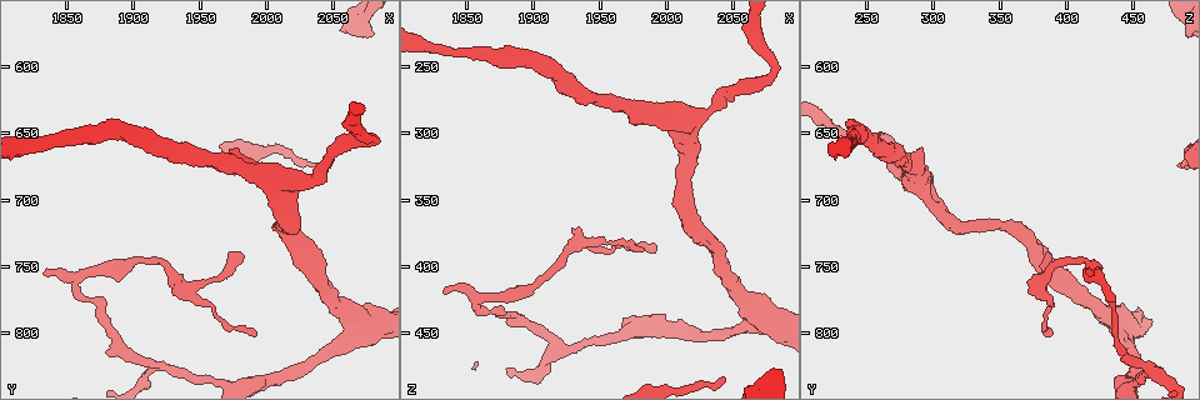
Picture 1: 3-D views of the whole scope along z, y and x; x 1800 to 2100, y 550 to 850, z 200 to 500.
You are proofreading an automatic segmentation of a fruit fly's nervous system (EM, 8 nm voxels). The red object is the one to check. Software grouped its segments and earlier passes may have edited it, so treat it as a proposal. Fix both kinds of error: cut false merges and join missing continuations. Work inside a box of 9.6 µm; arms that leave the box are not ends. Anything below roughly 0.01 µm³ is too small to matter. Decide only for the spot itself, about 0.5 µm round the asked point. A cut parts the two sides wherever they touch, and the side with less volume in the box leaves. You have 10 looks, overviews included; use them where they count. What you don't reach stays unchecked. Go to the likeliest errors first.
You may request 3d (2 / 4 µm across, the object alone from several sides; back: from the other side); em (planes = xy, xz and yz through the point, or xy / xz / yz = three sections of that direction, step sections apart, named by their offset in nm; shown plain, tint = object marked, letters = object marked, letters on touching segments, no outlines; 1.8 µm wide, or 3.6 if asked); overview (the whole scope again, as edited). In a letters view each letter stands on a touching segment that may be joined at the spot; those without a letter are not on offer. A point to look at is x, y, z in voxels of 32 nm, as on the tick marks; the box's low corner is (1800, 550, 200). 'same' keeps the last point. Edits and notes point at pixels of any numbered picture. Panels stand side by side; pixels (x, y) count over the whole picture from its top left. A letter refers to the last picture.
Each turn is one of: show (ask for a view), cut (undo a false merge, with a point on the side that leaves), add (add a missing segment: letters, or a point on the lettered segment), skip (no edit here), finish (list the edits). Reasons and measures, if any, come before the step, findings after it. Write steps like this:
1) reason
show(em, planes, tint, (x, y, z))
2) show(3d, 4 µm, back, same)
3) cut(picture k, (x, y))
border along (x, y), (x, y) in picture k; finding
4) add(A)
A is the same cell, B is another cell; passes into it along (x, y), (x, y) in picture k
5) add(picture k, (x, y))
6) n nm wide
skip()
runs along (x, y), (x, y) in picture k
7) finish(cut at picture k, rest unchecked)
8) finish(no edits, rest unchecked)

end of a long branch
show(3d, 2 µm, (2044, 676, 484))

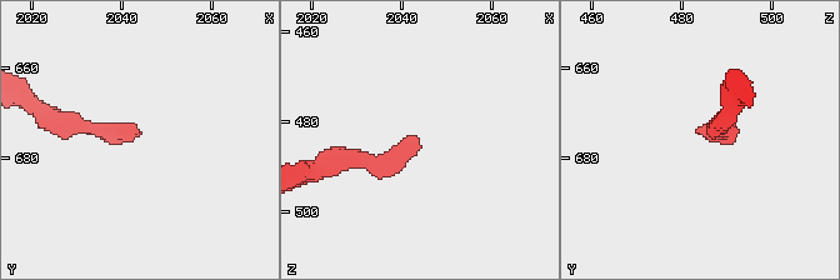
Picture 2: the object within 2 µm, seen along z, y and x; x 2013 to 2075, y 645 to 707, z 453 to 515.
show(em, planes, letters, (2042, 673, 483))

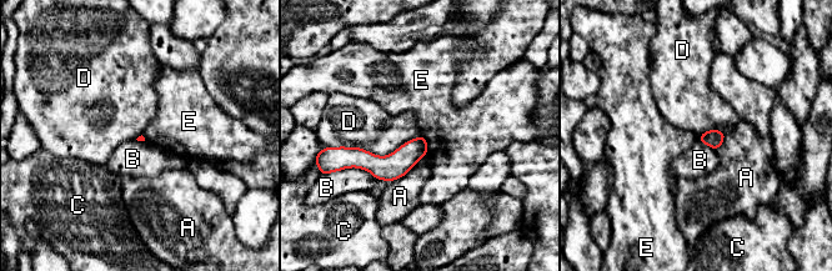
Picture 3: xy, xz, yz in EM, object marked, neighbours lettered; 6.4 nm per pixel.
skip()
A, B, C, D and E are other cells; border along (422, 135), (387, 155), (334, 147) in picture 3; no lettered segment goes on from it

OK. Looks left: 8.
thin neck
show(3d, 2 µm, (1942, 768, 380))

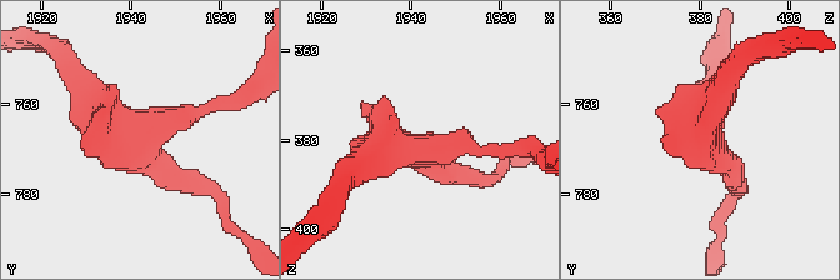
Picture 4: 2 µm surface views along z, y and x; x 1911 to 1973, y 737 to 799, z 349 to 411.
3 arms
show(em, planes, letters, (1941, 766, 383))

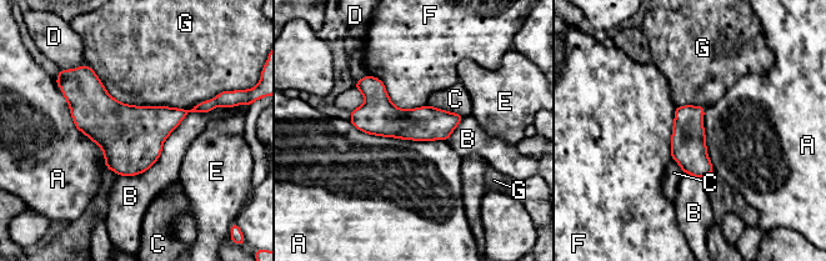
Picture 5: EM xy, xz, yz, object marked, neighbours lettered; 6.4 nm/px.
skip()
A, B, C, D, E, F and G are other cells; runs along (360, 84), (396, 120), (457, 118) in picture 5; continuous, no second cell

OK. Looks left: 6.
sudden change in width
show(em, planes, letters, (1982, 676, 284))

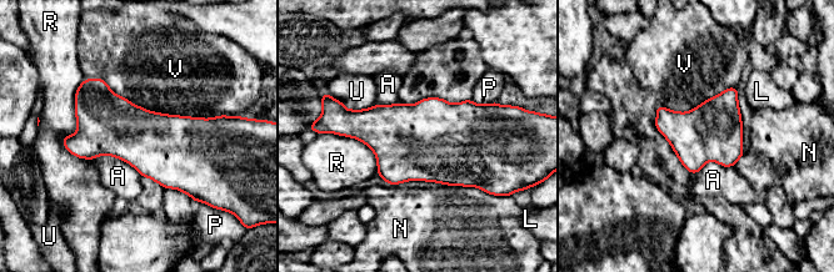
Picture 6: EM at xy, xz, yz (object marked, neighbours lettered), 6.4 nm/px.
skip()
A, L, N, P, R, U and V are other cells; one cell here

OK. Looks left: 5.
abrupt turn
show(3d, 2 µm, (2078, 652, 254))

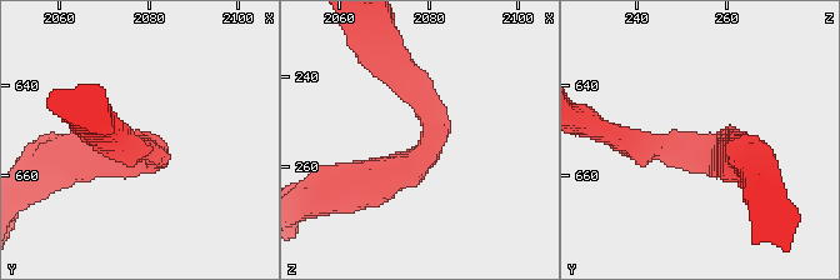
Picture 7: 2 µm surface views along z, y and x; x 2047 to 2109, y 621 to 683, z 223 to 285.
arms of 200, 320 nm; need the tissue
show(em, planes, tint, (2080, 654, 256))

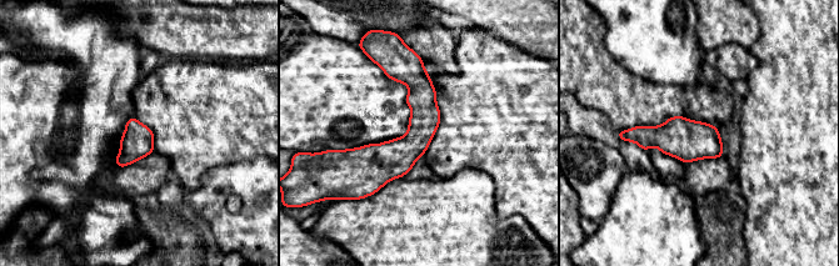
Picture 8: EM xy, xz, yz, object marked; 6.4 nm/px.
see the neighbours
show(em, planes, letters, same)

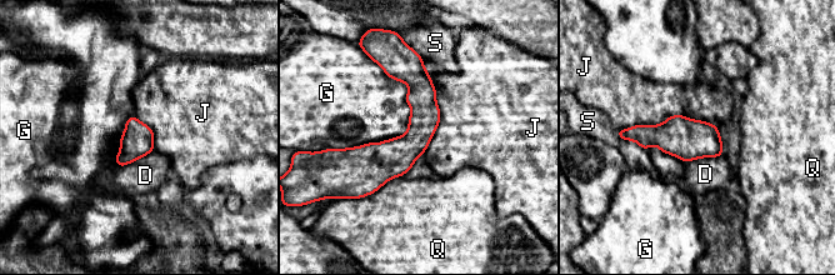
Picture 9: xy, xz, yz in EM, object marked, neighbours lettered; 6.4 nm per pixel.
skip()
D, G, J, Q and S are other cells; border along (409, 86), (403, 134), (333, 149) in picture 9; one cell here

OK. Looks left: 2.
finish(no edits, rest unchecked)

